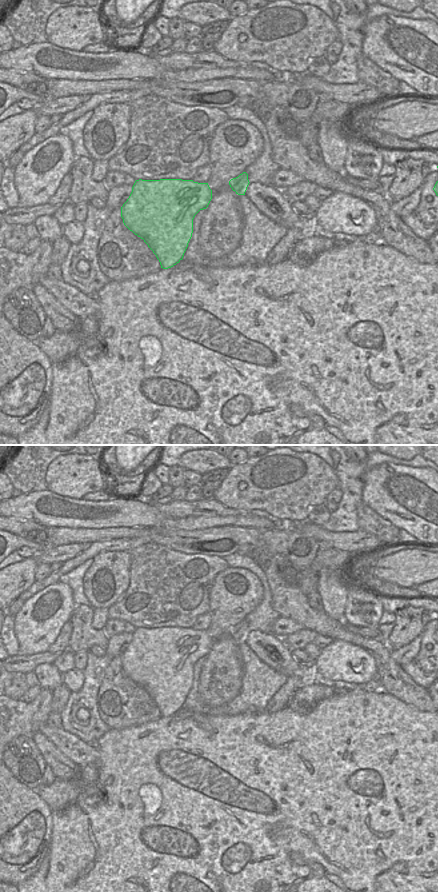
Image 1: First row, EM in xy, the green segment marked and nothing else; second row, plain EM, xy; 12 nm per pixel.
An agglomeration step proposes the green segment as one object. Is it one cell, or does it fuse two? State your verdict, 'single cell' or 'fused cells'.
single cell

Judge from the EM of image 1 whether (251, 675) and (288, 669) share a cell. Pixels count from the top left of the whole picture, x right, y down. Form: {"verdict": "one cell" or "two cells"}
{"verdict": "two cells"}

